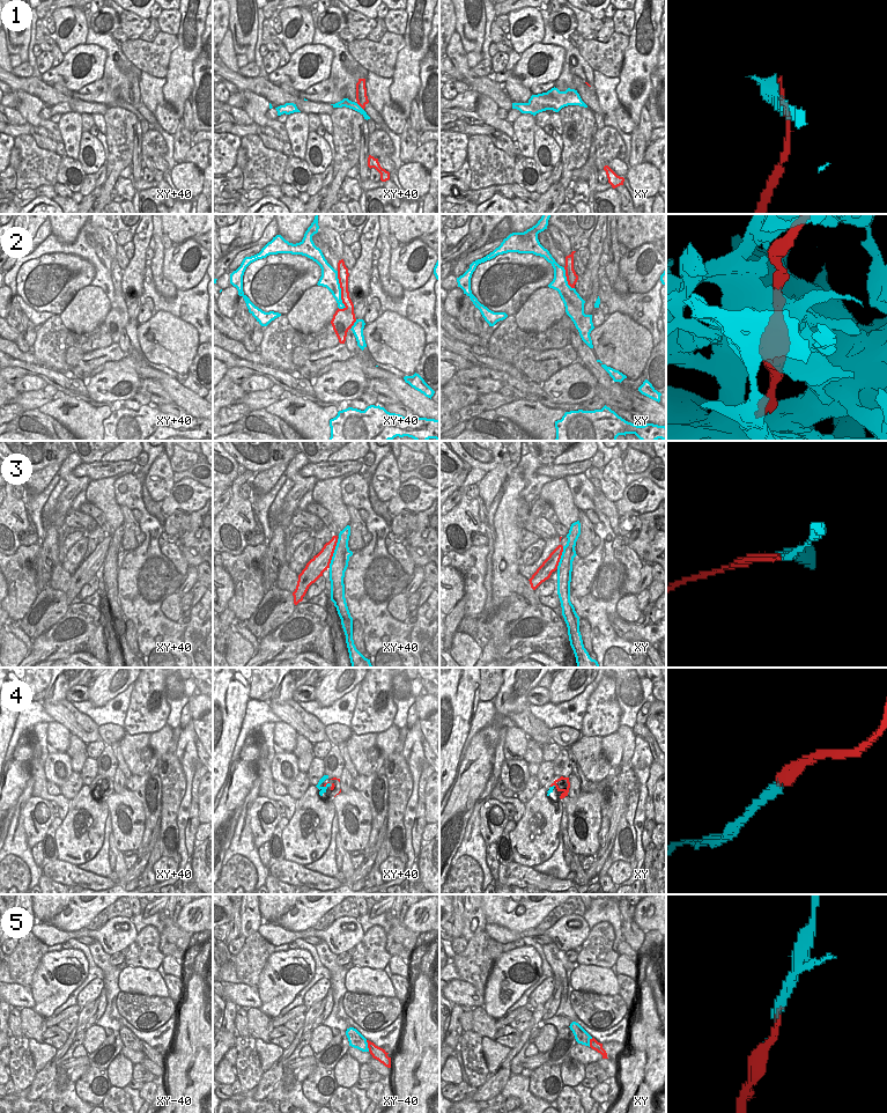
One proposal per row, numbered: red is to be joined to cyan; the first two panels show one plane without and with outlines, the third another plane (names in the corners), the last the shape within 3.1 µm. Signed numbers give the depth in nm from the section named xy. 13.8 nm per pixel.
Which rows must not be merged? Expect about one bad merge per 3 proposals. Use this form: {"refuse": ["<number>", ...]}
{"refuse": ["1", "2", "3"]}

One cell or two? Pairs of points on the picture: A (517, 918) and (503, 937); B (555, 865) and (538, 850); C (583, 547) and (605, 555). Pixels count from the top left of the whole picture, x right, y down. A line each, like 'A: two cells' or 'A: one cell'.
A: two cells
B: two cells
C: two cells

